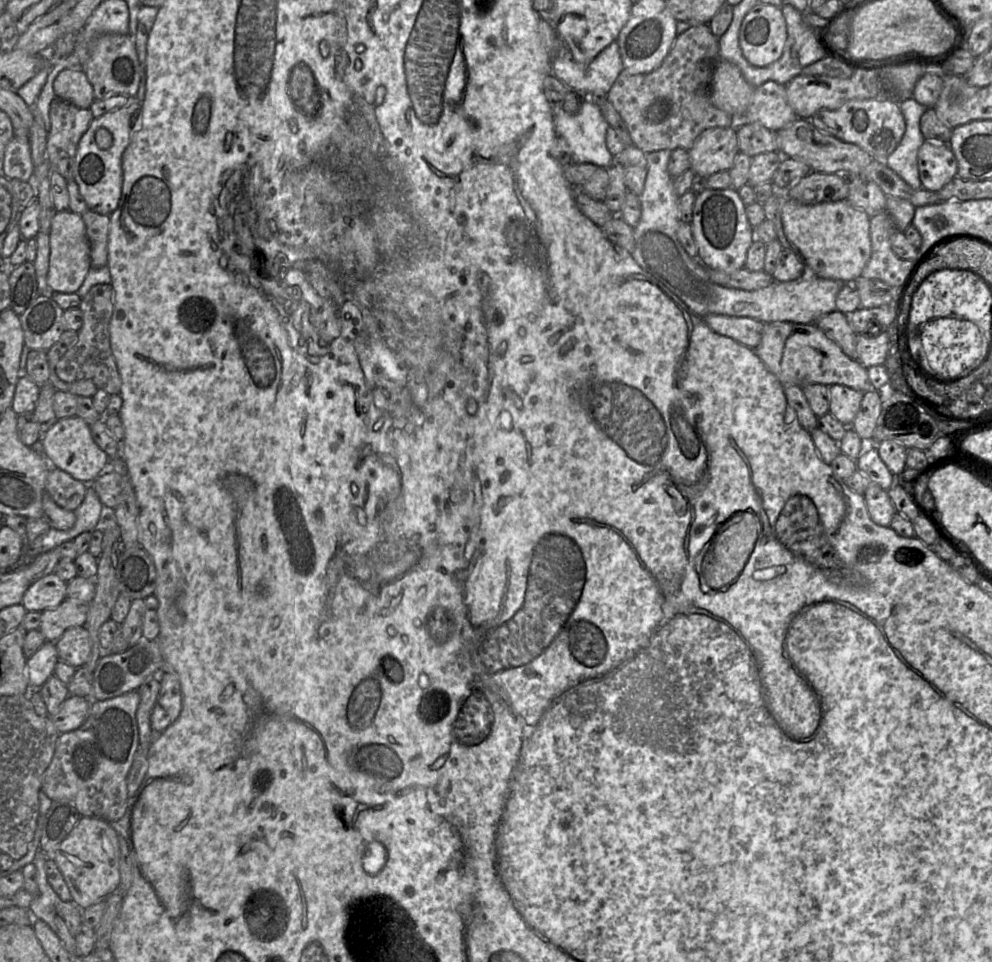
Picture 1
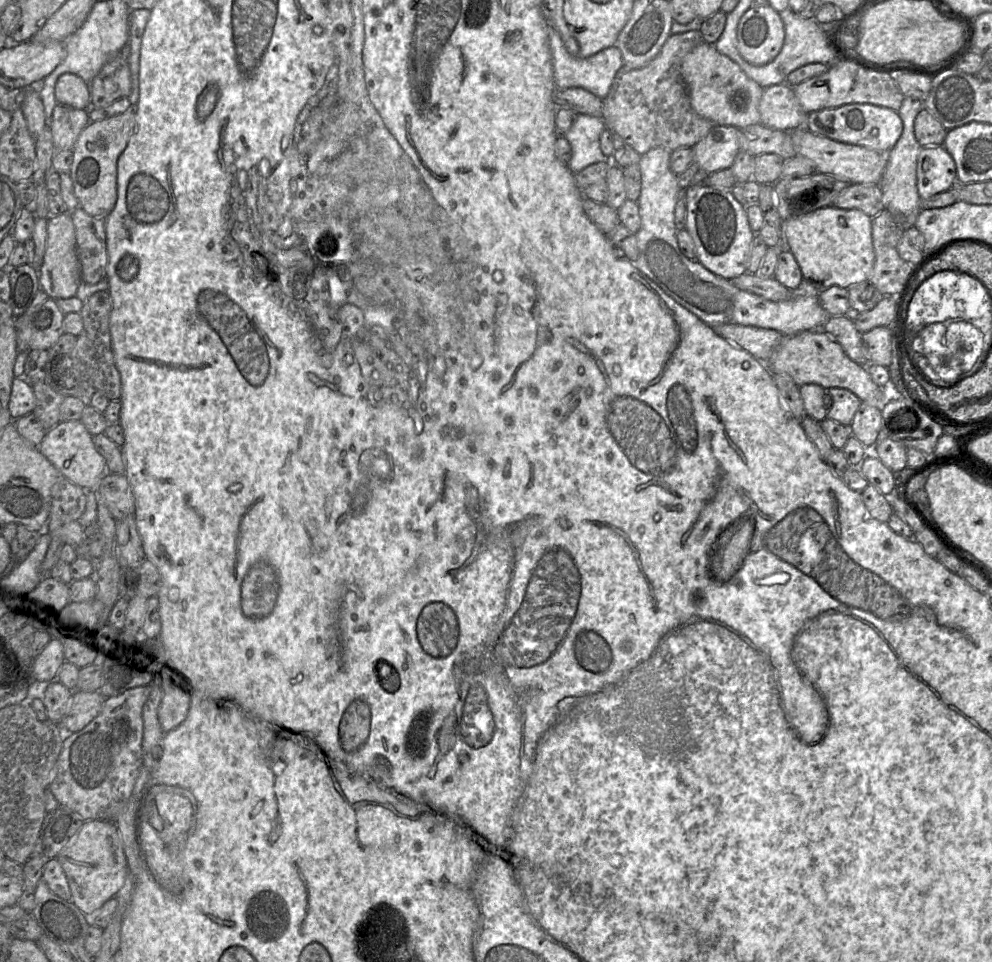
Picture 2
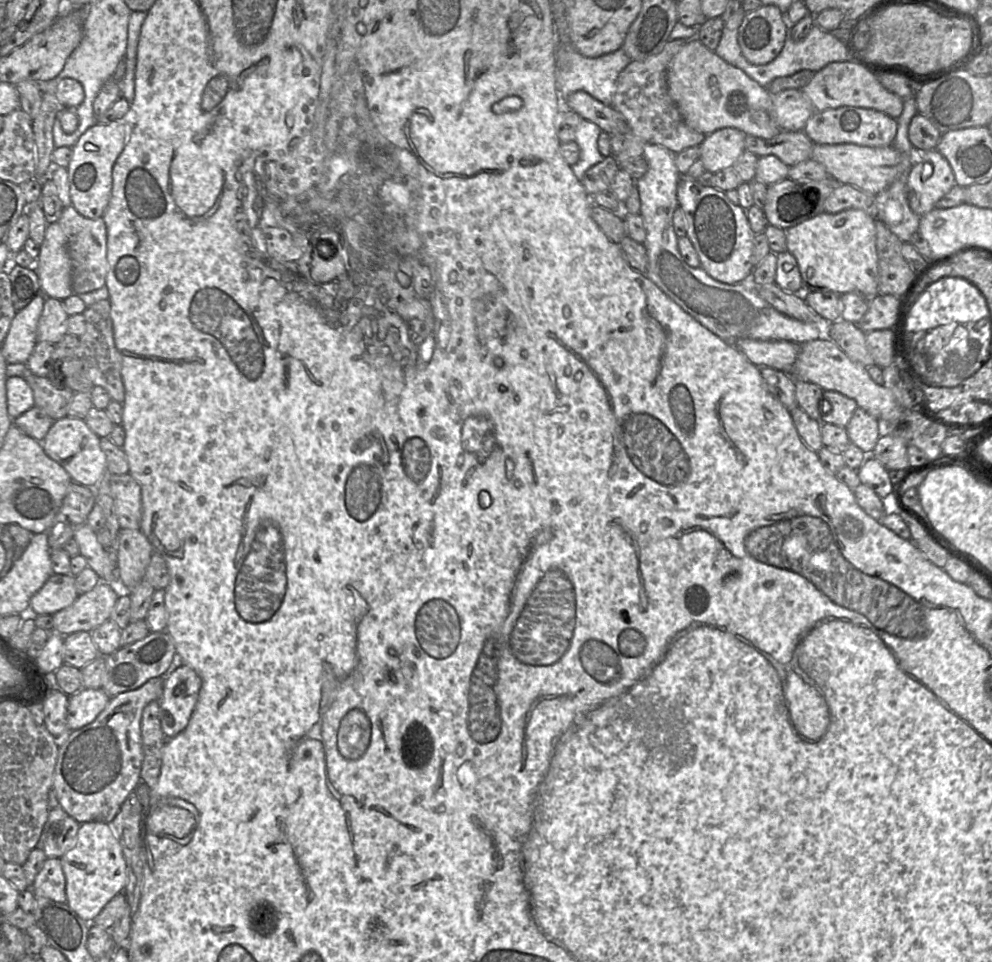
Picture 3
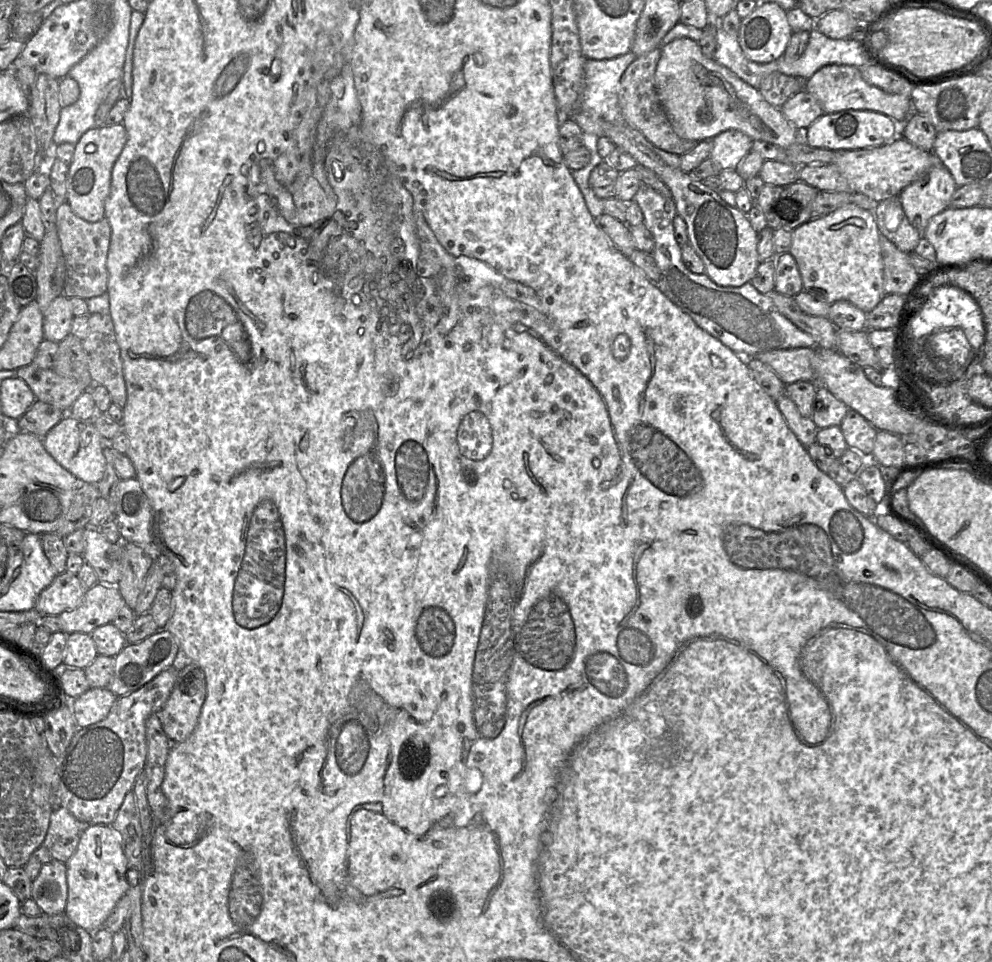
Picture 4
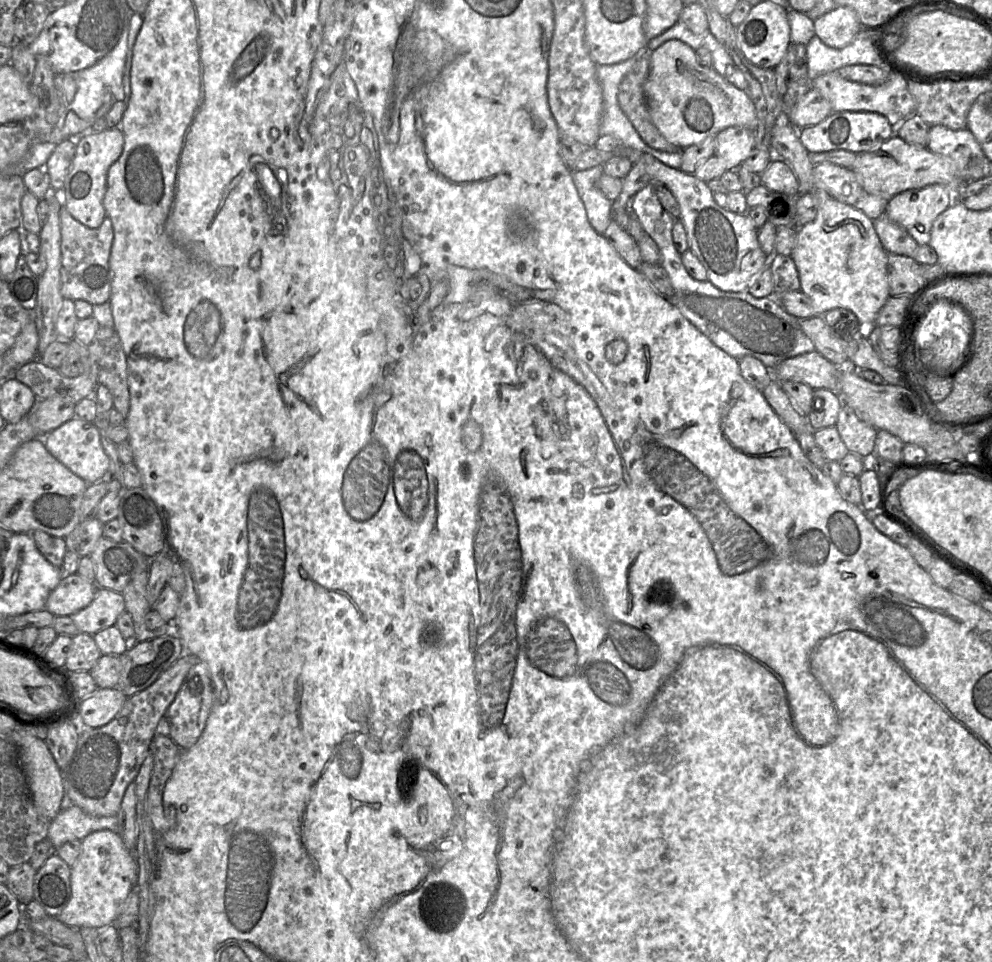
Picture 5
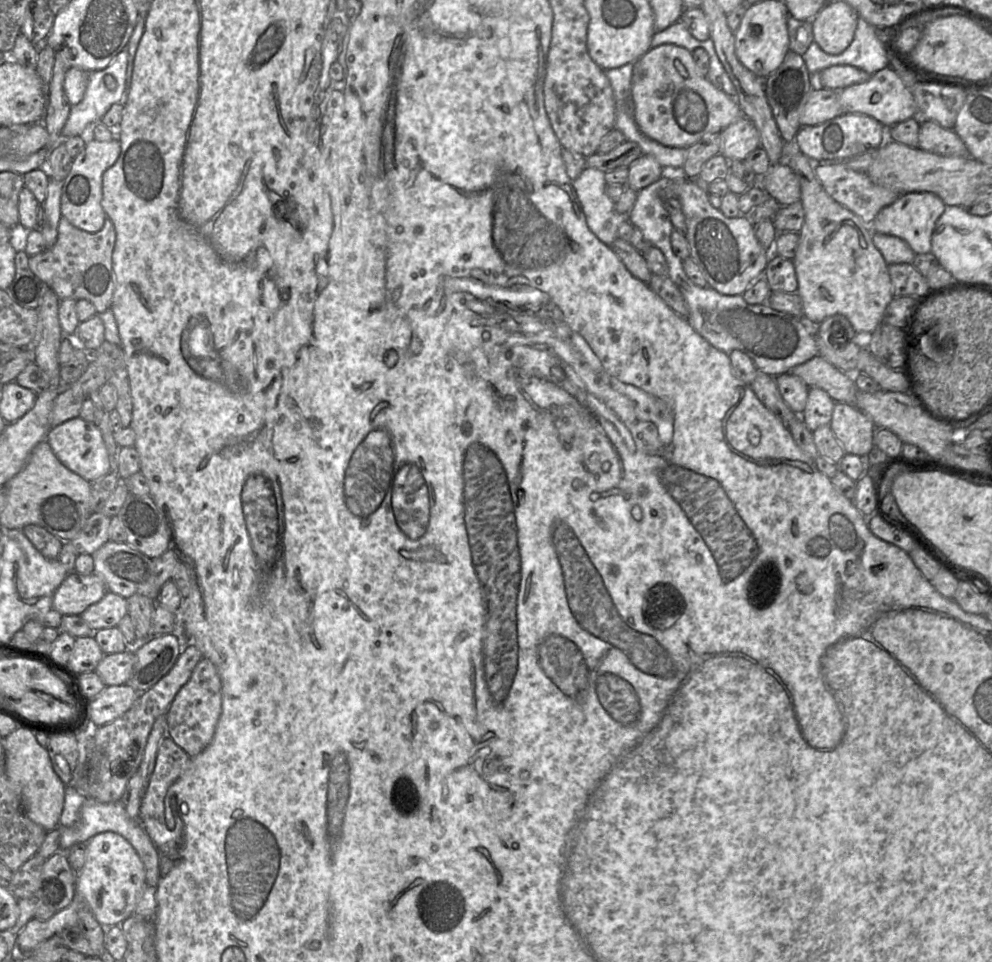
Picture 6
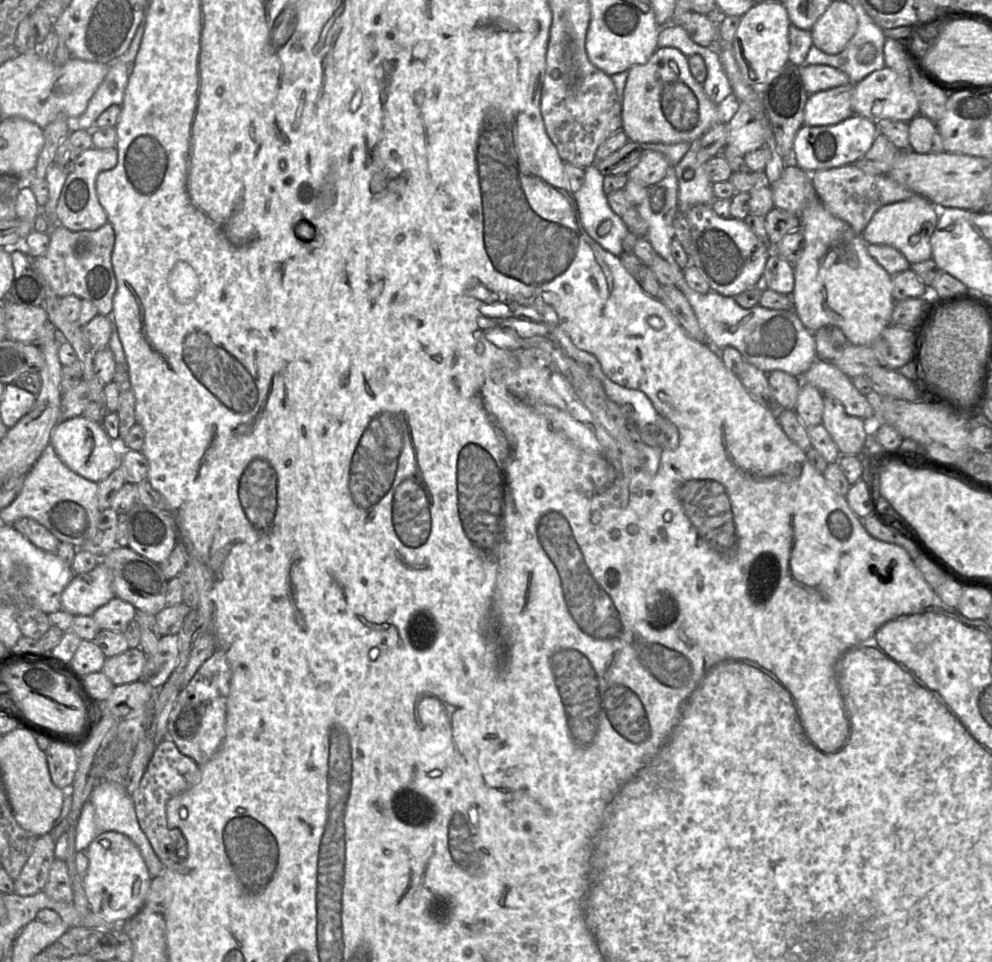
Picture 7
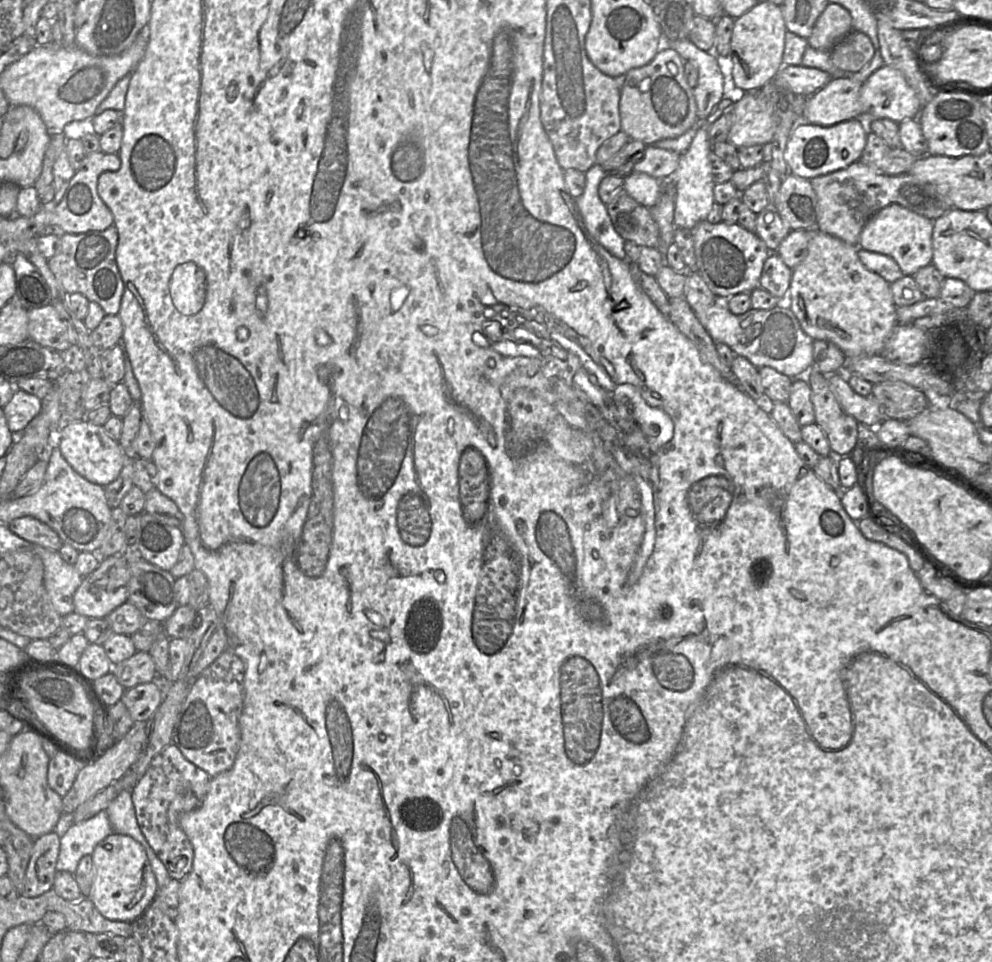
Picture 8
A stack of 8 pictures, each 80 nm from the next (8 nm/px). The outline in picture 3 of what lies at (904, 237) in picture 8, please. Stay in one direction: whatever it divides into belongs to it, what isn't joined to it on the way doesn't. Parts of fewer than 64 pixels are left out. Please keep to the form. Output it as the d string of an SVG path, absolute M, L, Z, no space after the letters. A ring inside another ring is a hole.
M936 150L916 152L907 177L907 198L912 211L923 216L955 186L949 162Z

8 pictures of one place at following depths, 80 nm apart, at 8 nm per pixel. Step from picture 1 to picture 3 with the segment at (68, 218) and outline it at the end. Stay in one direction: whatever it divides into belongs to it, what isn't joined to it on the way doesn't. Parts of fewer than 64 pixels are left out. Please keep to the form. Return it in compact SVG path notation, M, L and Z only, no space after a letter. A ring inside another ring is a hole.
M58 222L47 225L36 267L39 293L61 301L74 294L67 240Z

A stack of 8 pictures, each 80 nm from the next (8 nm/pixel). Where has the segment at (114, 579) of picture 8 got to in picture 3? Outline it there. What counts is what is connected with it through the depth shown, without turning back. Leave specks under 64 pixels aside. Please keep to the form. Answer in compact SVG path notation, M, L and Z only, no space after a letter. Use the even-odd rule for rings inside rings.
M53 574L30 599L27 615L53 615L70 606L79 596L75 577Z

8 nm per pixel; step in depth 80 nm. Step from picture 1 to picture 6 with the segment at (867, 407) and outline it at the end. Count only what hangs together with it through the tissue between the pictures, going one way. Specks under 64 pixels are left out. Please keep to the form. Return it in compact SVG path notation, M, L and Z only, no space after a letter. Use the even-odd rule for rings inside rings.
M835 402L829 426L848 454L865 458L874 446L876 426L856 406Z

